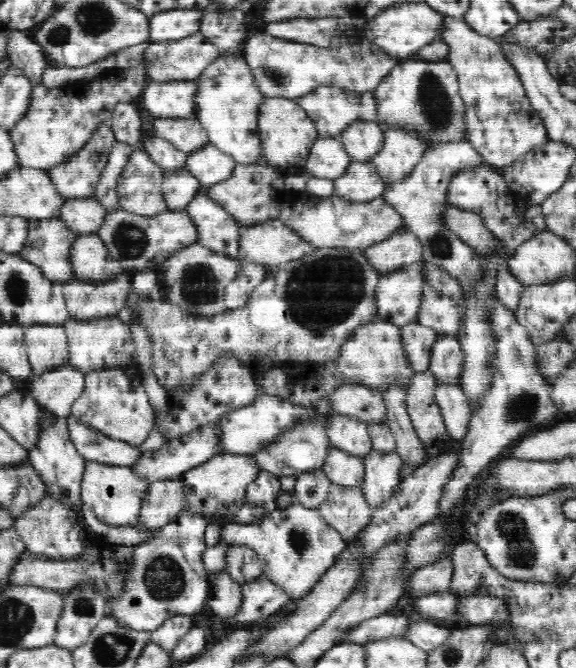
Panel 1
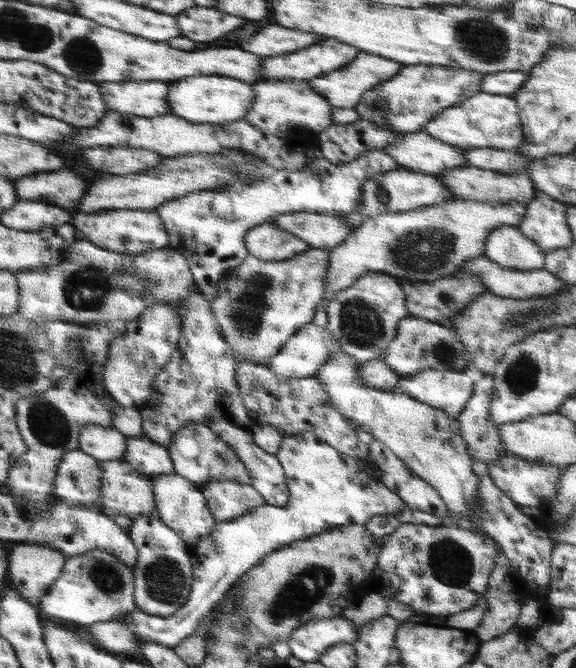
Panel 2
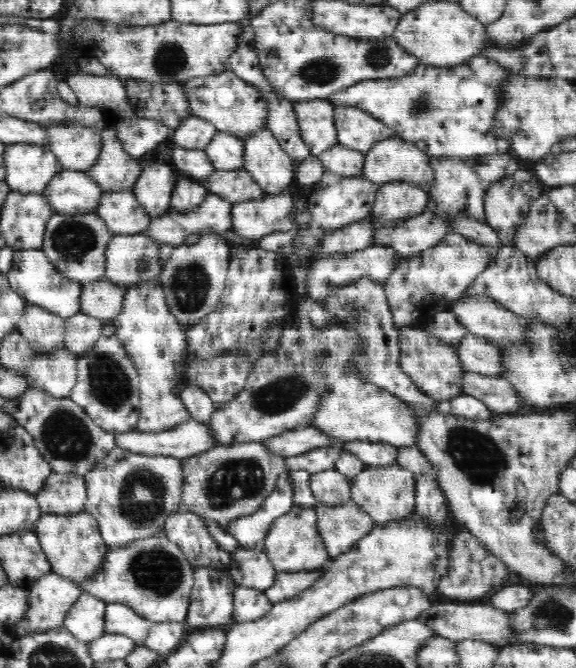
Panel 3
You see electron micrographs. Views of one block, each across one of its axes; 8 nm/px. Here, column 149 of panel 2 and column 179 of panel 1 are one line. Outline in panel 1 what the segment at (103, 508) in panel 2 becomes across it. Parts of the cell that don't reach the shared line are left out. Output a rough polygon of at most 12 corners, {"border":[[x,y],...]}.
{"border":[[184,479],[151,482],[138,529],[161,529],[184,513]]}

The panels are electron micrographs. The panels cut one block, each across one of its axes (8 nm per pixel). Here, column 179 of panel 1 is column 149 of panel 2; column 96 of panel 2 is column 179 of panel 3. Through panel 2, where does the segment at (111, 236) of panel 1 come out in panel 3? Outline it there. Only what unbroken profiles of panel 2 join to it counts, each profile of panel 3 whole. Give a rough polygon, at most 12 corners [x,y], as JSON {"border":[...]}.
{"border":[[210,193],[192,212],[150,219],[143,234],[160,246],[232,228],[232,205]]}

